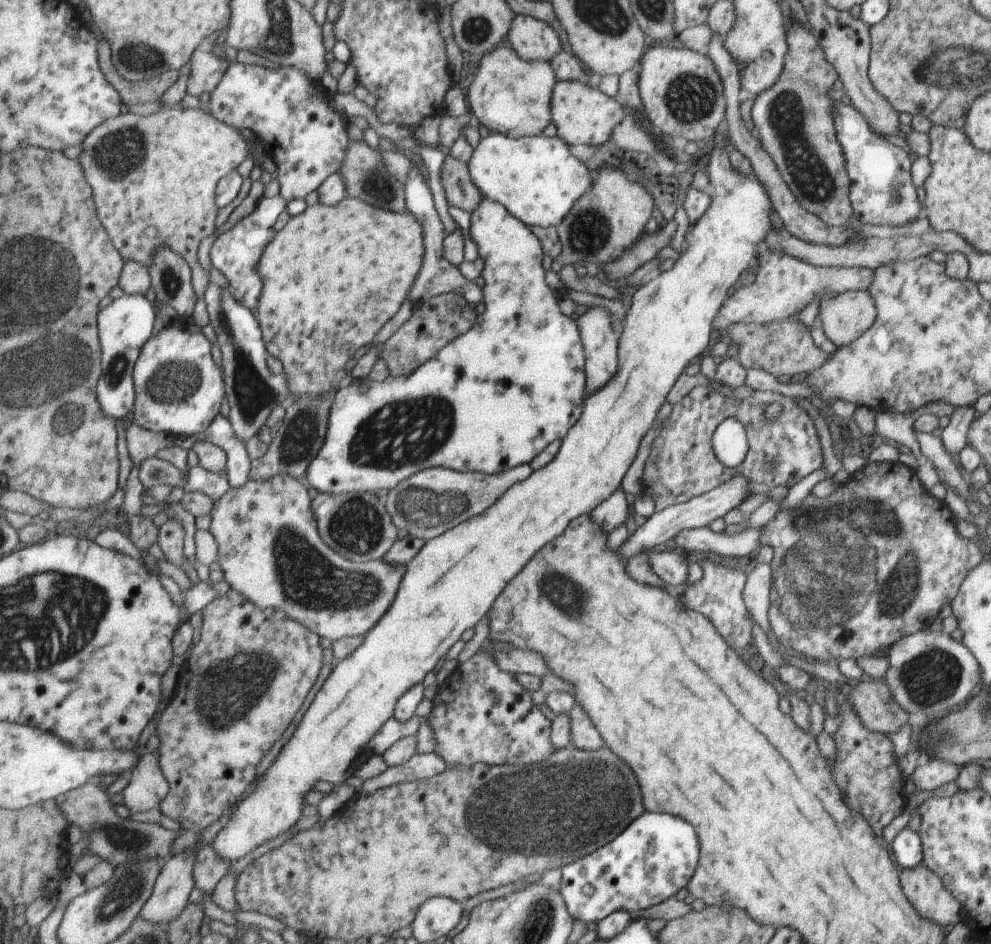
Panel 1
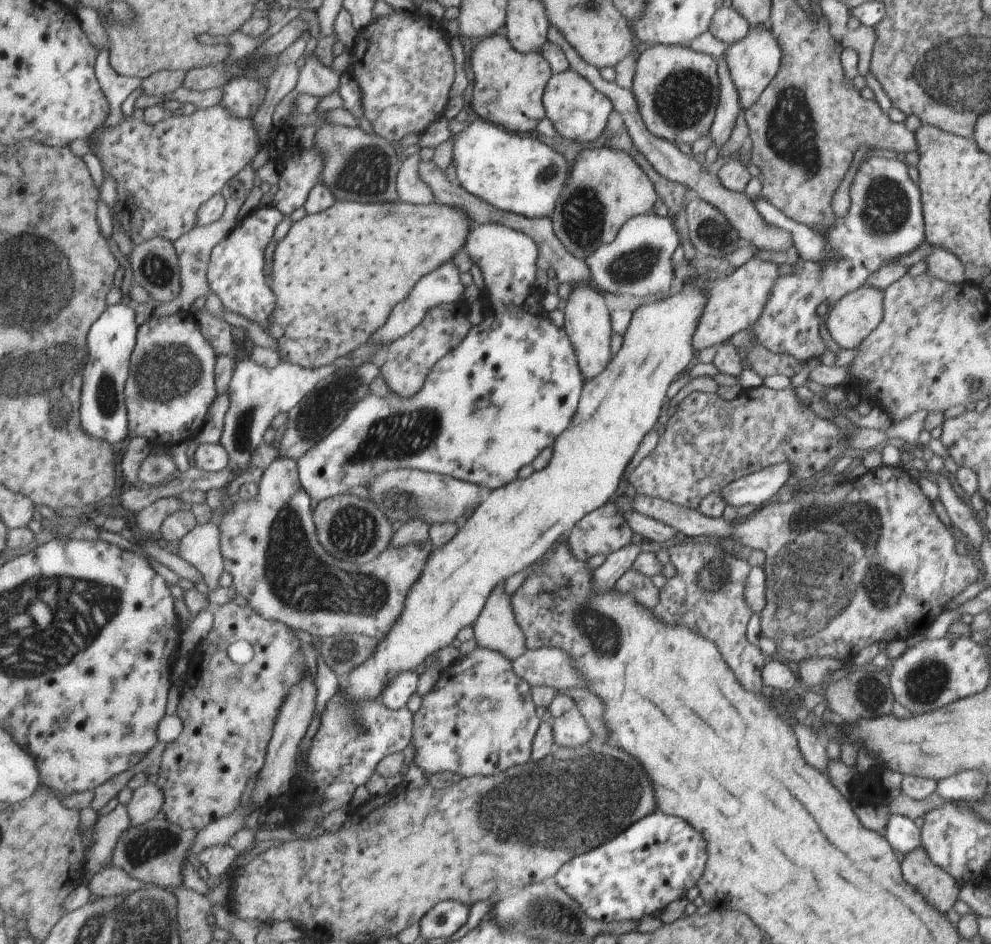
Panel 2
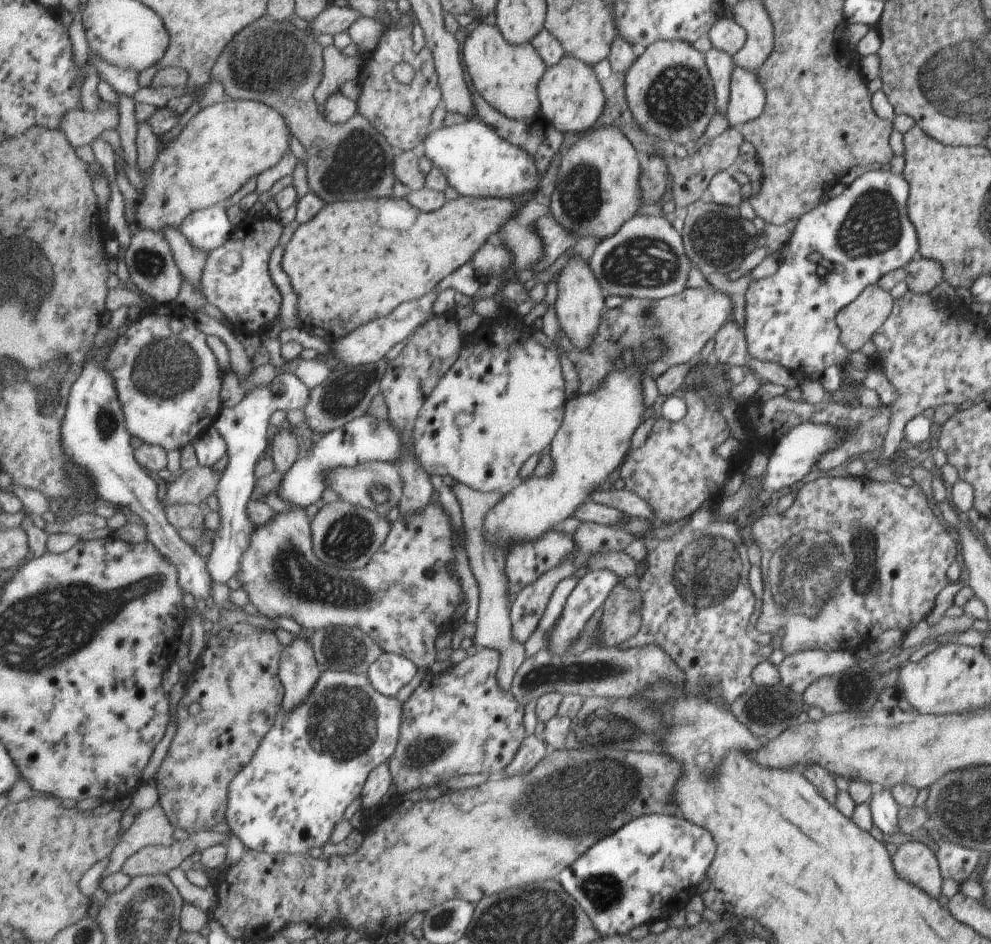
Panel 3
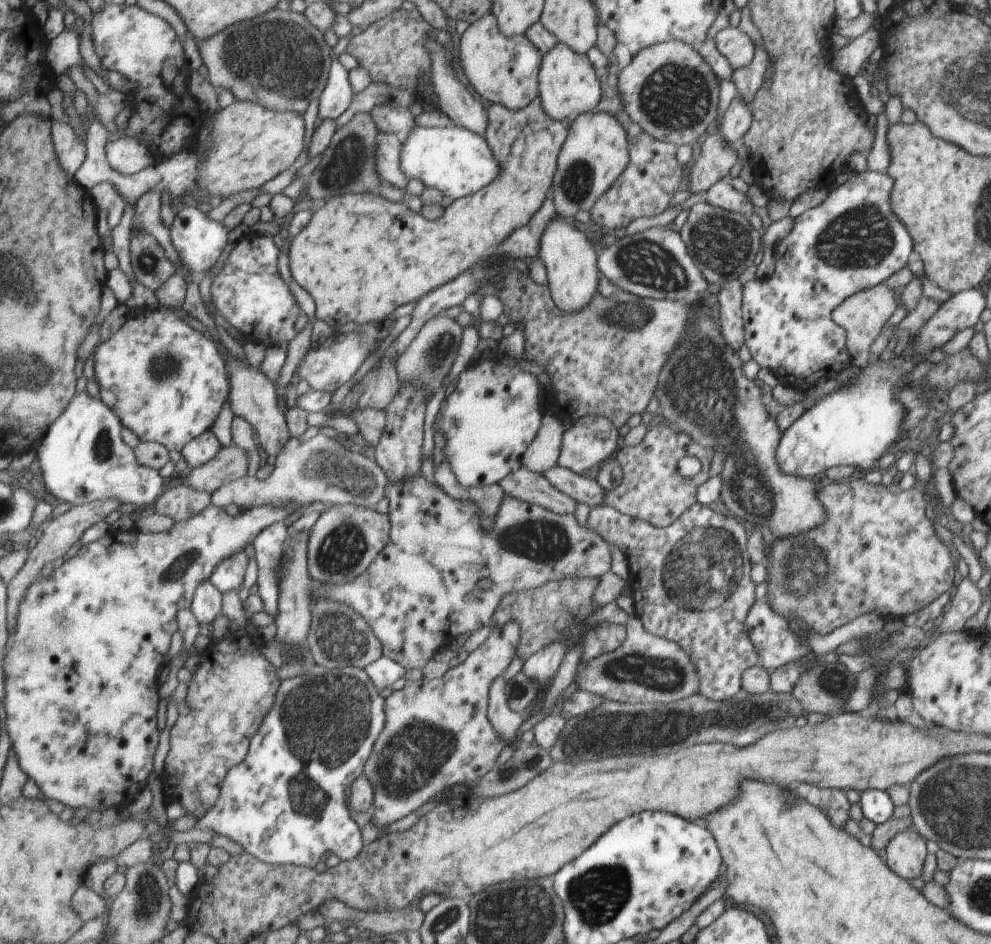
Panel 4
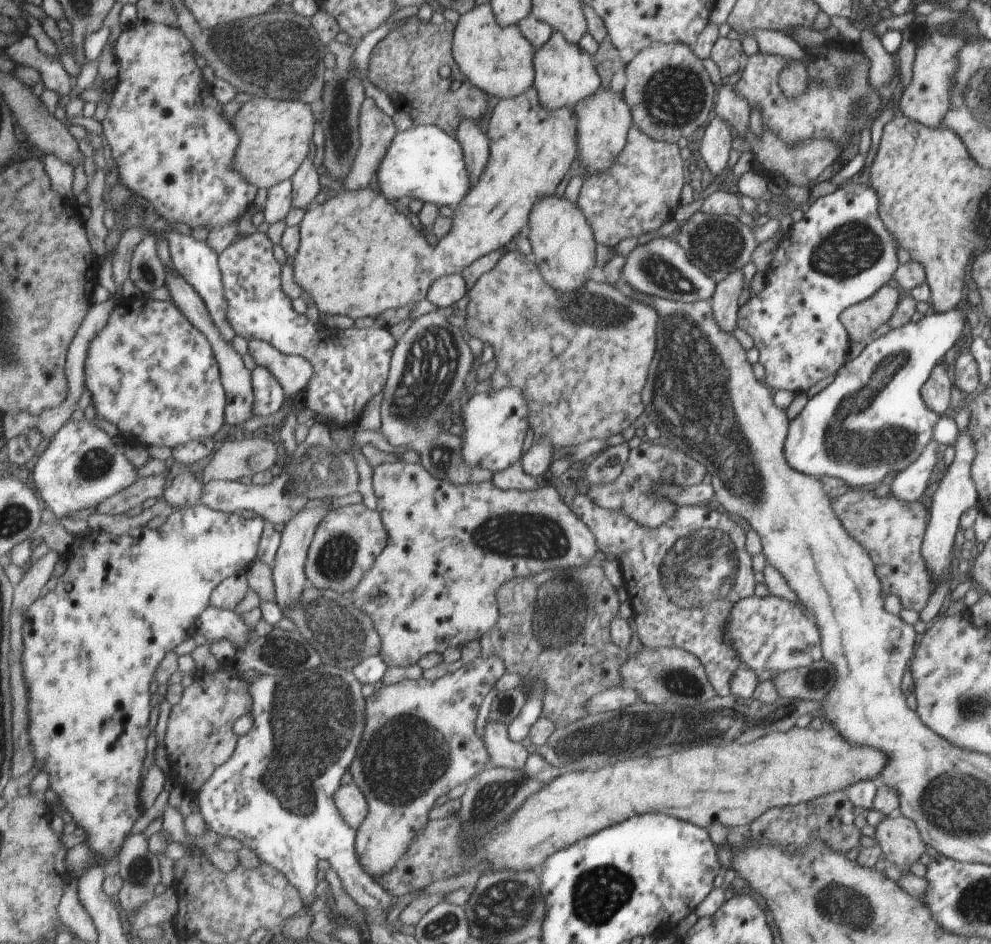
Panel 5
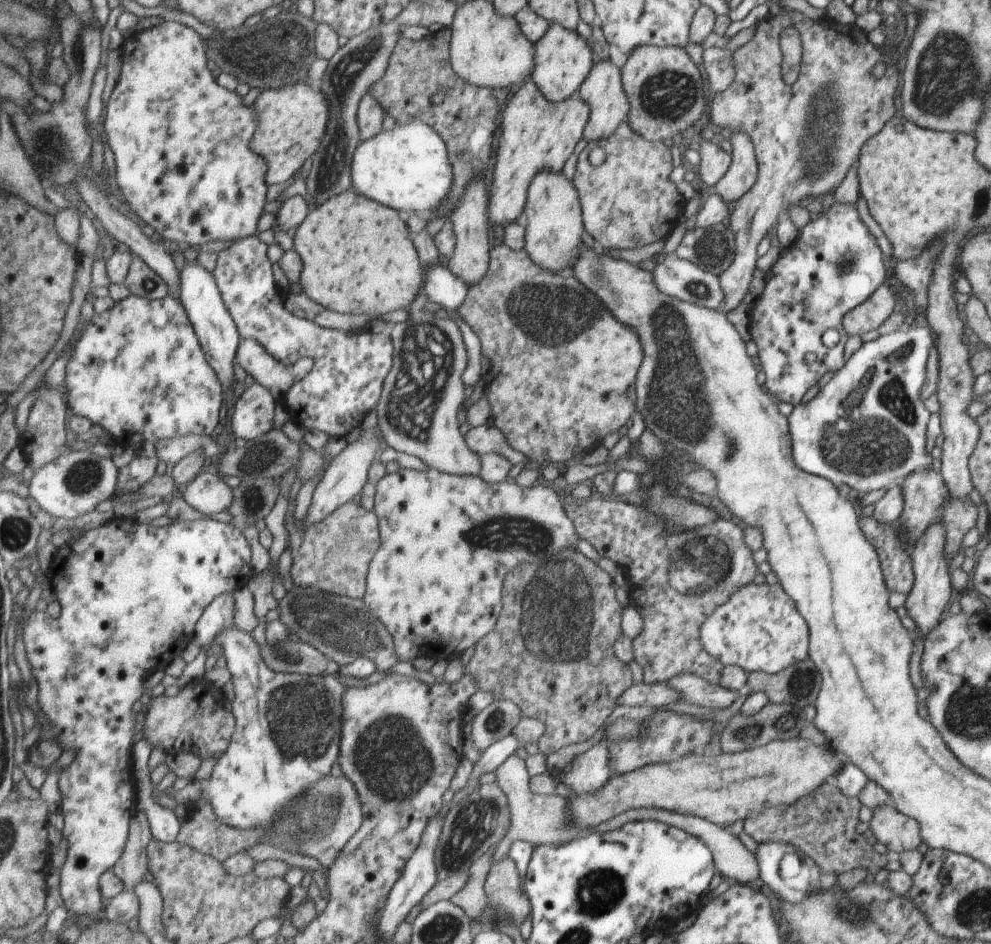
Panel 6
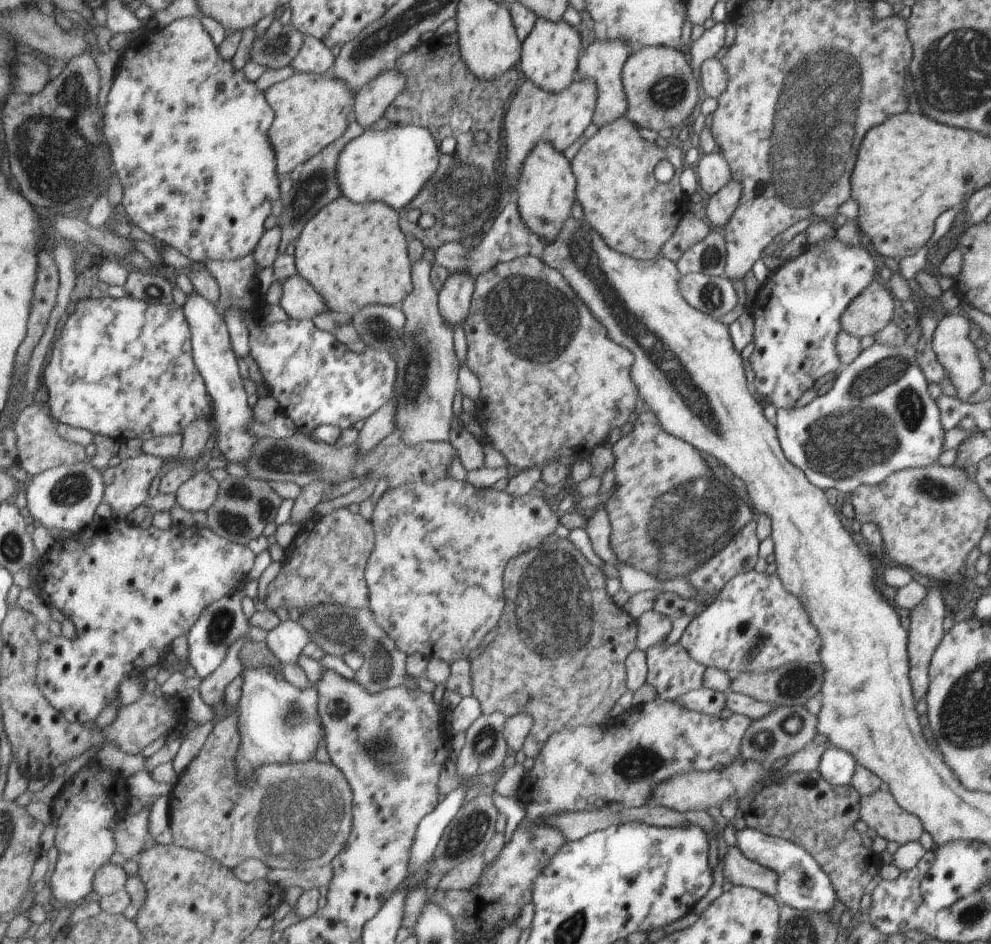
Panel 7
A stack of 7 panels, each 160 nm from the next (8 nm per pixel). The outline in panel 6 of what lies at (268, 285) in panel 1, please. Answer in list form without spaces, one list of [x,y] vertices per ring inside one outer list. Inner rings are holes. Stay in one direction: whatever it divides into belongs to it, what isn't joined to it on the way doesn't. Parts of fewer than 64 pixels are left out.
[[[533,80],[525,83],[512,96],[502,114],[502,134],[498,140],[493,187],[488,203],[490,223],[507,226],[510,222],[524,219],[528,190],[537,173],[543,169],[561,172],[563,162],[584,134],[583,126],[588,122],[587,114],[590,113],[587,105],[577,93],[564,101],[551,102]],[[353,188],[331,197],[311,211],[296,232],[294,245],[304,266],[300,278],[302,290],[327,310],[350,315],[381,316],[393,310],[407,310],[423,289],[424,264],[399,211],[360,195]]]

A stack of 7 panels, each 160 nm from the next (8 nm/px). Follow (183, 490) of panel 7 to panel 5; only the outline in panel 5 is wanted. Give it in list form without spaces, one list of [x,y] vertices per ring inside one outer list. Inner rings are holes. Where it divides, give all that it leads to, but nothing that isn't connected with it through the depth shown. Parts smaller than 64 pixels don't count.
[[[322,421],[315,422],[308,430],[305,439],[292,453],[287,470],[280,474],[275,469],[273,481],[267,485],[241,484],[239,481],[212,480],[204,483],[200,496],[201,503],[224,513],[241,513],[253,510],[271,524],[289,522],[303,510],[303,505],[311,498],[339,497],[357,491],[359,472],[355,468],[353,457],[348,452],[341,452],[331,440],[330,425]]]

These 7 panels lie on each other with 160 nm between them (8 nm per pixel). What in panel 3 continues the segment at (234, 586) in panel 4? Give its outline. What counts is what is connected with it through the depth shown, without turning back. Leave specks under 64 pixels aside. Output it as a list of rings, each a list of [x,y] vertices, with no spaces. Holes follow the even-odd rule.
[[[293,372],[276,375],[266,387],[253,389],[243,400],[232,408],[224,408],[215,426],[228,444],[228,465],[215,492],[219,500],[221,524],[214,538],[214,549],[206,559],[209,572],[215,583],[225,583],[237,578],[241,572],[242,558],[252,541],[255,524],[248,515],[247,508],[253,486],[255,486],[255,466],[269,446],[272,432],[271,414],[275,410],[305,409],[309,404],[310,389]]]

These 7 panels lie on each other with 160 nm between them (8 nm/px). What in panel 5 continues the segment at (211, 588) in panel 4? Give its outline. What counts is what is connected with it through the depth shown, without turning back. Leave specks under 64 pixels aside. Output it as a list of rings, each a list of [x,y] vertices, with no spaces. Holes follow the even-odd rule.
[[[210,604],[197,619],[197,631],[207,642],[228,640],[235,650],[247,648],[256,638],[254,630],[241,621],[239,613]]]

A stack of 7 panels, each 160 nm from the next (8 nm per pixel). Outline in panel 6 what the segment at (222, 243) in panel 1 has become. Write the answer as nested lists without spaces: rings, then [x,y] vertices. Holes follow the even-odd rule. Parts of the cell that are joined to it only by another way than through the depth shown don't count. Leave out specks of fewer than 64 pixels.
[[[257,235],[235,241],[218,254],[218,263],[214,270],[218,287],[223,300],[228,306],[231,316],[236,322],[242,339],[258,340],[269,354],[276,357],[283,364],[292,367],[304,358],[313,359],[312,371],[305,378],[299,379],[286,392],[286,407],[292,419],[292,428],[305,434],[320,430],[327,436],[335,438],[345,437],[353,428],[363,424],[365,416],[375,409],[384,392],[384,382],[394,365],[394,340],[389,332],[374,327],[359,332],[345,332],[337,329],[319,326],[315,320],[304,317],[297,318],[285,310],[283,296],[277,290],[273,263],[269,260],[269,245],[261,242]]]

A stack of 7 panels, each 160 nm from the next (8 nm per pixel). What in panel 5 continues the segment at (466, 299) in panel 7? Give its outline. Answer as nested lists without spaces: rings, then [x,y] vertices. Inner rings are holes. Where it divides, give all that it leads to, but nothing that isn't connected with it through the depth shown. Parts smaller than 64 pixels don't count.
[[[465,119],[456,135],[463,144],[464,158],[467,159],[468,171],[472,175],[471,190],[480,183],[490,159],[489,137],[481,132],[477,124],[472,119]]]

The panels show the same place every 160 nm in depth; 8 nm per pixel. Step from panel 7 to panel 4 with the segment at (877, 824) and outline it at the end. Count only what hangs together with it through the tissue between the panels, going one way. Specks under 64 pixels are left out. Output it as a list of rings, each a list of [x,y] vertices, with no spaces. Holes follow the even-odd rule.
[[[913,828],[895,834],[885,848],[889,870],[897,870],[901,878],[909,880],[919,876],[925,854],[925,842]]]

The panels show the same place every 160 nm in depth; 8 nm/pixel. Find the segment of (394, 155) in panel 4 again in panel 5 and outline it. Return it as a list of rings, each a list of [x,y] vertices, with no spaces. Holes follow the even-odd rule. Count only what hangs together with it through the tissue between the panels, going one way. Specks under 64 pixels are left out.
[[[367,97],[361,108],[361,146],[350,176],[343,182],[344,190],[364,189],[379,176],[381,161],[397,133],[393,118],[381,112],[373,98]]]

